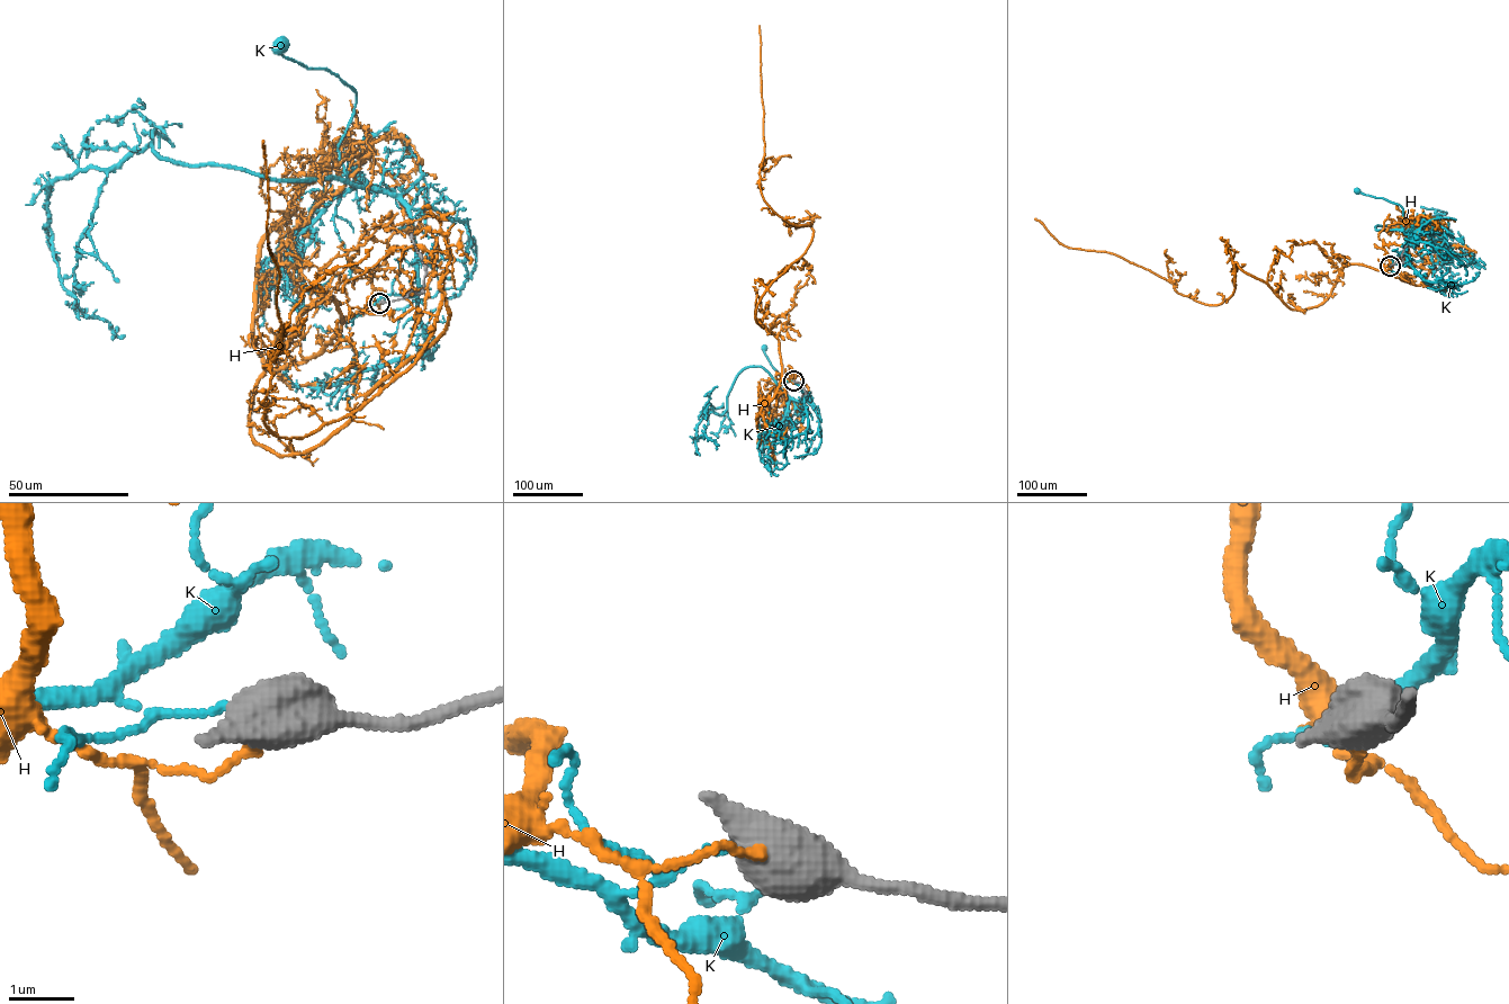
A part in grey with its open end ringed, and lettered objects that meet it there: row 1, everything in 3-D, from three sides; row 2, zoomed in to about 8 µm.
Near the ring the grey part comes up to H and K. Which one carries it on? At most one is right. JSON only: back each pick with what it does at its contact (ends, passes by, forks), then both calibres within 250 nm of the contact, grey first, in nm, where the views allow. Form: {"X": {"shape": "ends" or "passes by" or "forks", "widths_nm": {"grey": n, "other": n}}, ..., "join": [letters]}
{"join": []}

